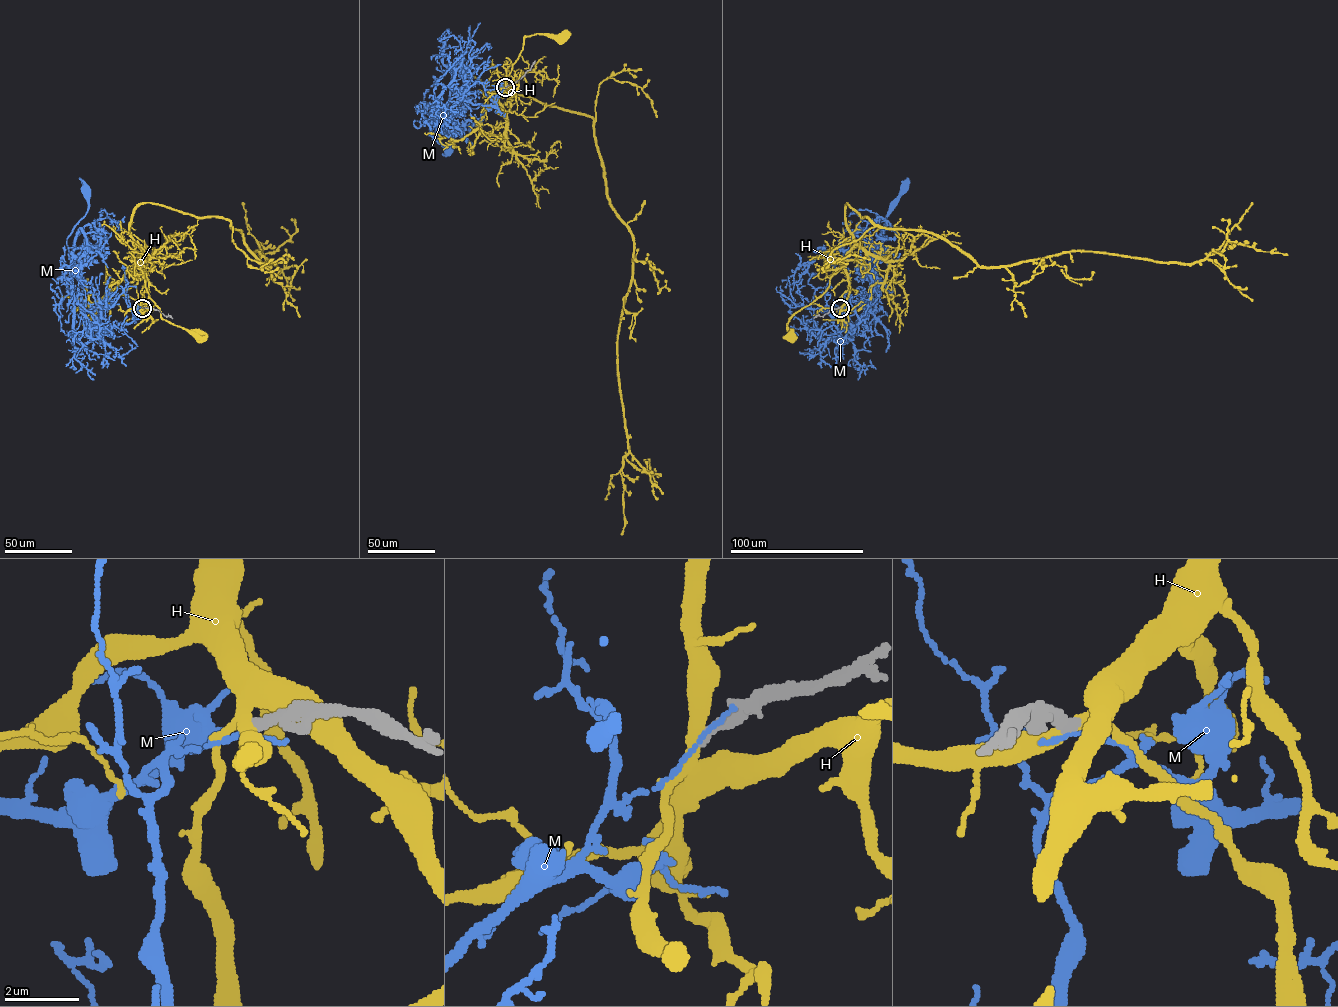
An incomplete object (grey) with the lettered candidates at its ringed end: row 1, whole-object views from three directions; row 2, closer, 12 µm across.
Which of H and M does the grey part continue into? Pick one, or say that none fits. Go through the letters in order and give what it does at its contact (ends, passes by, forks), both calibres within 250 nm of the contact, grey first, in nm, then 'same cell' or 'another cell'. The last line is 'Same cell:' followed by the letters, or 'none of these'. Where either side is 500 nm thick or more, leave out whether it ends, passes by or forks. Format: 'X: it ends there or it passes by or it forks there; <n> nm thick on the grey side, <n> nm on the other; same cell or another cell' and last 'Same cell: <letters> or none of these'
H: it forks there; 280 nm thick on the grey side, 300 nm on the other; another cell
M: it ends there; 280 nm thick on the grey side, 130 nm on the other; another cell
Same cell: none of these

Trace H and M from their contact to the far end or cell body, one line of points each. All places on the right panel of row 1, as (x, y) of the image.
H: (840, 308), (849, 288), (843, 268), (834, 274), (821, 295), (789, 320), (791, 336)
M: (840, 308), (855, 312), (860, 322), (853, 330), (867, 312), (876, 239), (903, 190)

